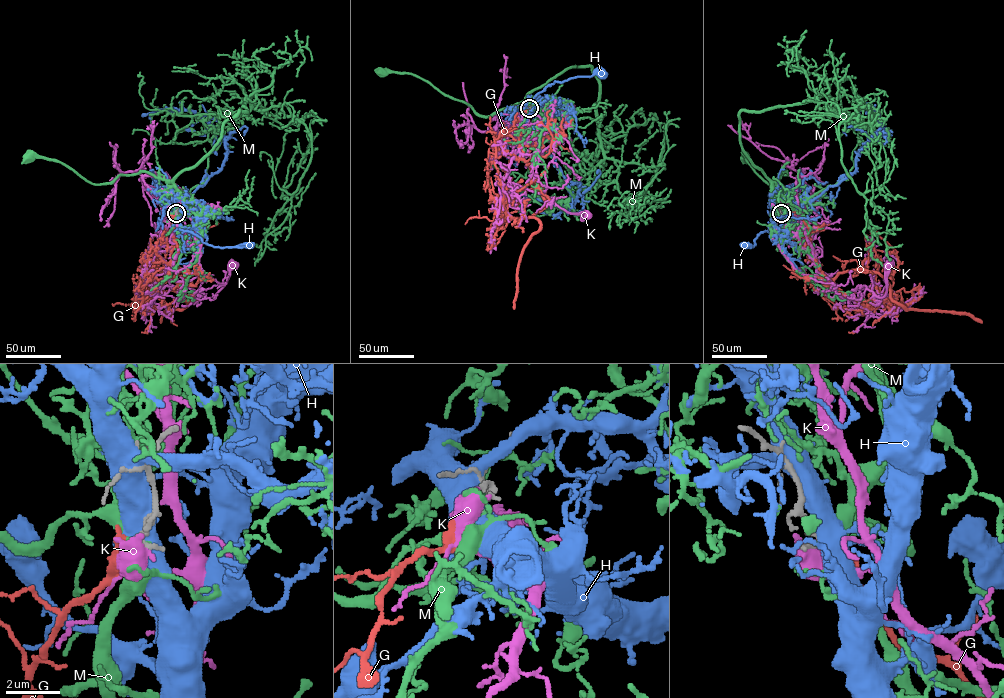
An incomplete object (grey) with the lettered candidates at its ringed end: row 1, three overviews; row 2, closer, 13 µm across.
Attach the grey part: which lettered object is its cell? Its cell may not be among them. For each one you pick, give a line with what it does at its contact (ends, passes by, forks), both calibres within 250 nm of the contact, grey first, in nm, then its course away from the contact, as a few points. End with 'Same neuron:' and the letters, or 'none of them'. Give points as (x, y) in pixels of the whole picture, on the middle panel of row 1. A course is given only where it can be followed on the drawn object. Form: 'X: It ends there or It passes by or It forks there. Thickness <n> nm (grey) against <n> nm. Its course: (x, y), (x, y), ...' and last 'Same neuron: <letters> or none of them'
G: It ends there. Thickness 170 nm (grey) against 550 nm. Its course: (529, 108), (519, 132), (522, 155), (546, 206), (518, 218), (504, 210), (494, 160), (498, 138), (517, 128)
Same neuron: G

